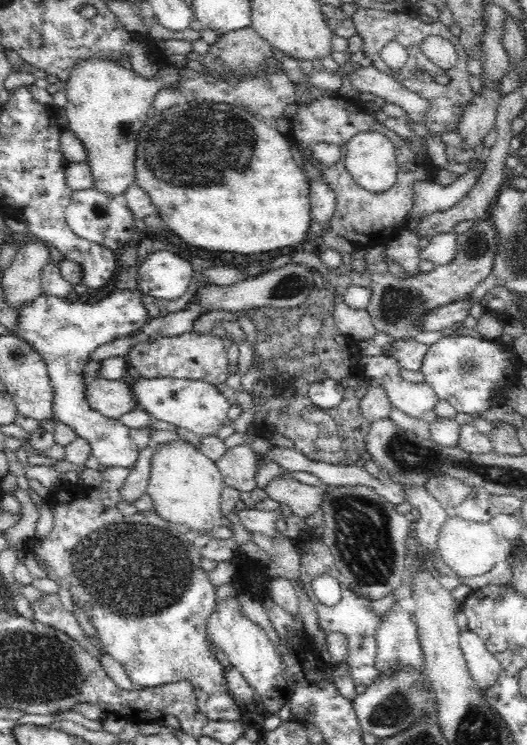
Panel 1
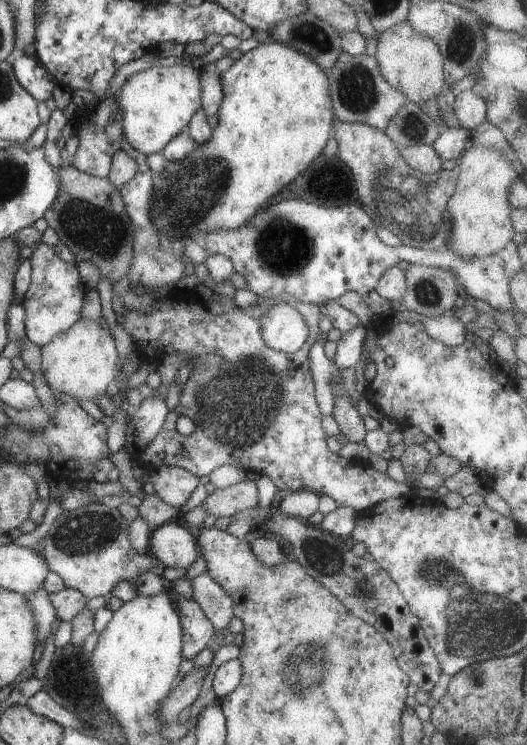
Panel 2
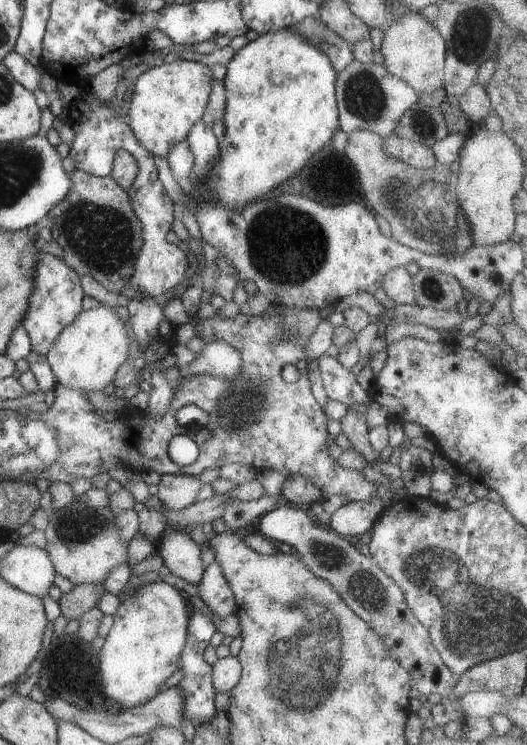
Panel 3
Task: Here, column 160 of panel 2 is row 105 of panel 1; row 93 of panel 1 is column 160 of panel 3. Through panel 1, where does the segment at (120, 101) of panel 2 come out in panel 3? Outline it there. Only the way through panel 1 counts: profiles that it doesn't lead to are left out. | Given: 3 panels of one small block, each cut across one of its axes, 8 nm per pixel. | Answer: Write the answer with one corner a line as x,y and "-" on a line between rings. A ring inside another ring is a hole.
183,59
172,64
142,68
127,84
133,95
127,117
141,146
154,156
168,157
170,150
185,140
190,130
203,120
213,80
211,66

